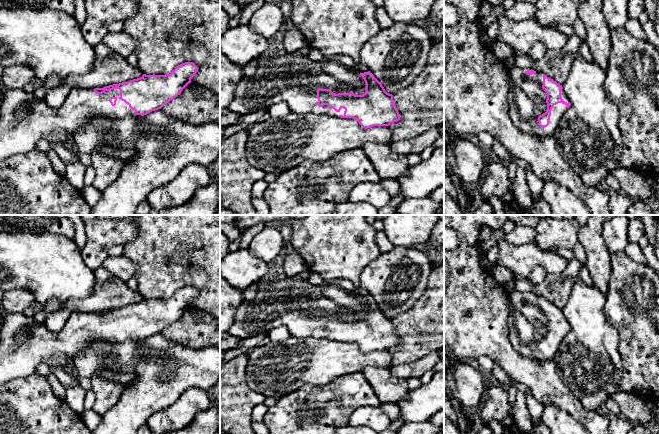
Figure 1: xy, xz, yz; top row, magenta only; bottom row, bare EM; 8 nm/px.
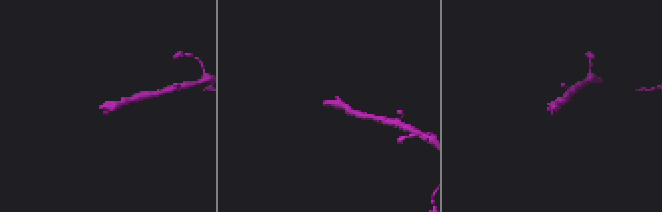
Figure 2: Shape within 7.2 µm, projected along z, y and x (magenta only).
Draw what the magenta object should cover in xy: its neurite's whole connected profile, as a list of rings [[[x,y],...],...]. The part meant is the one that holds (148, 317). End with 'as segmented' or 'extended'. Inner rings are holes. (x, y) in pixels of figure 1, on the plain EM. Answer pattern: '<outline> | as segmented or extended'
[[[185,286],[166,299],[143,298],[140,302],[103,312],[73,312],[59,333],[53,333],[44,323],[37,323],[33,316],[4,311],[0,332],[0,387],[36,373],[40,364],[59,366],[64,360],[74,361],[78,354],[94,342],[144,340],[161,333],[181,318],[197,294],[195,287]]] | extended

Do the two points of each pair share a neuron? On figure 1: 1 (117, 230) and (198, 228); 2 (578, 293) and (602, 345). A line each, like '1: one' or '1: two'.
1: two
2: one

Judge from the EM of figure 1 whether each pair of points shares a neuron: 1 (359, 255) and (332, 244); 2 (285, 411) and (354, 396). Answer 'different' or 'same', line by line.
1: same
2: same

